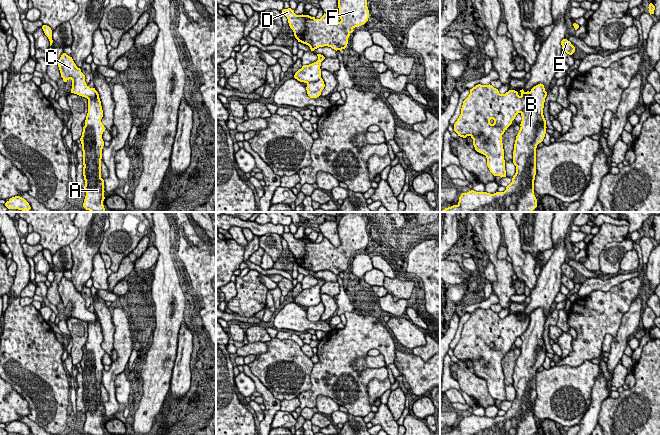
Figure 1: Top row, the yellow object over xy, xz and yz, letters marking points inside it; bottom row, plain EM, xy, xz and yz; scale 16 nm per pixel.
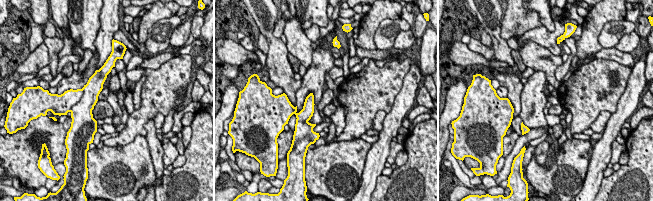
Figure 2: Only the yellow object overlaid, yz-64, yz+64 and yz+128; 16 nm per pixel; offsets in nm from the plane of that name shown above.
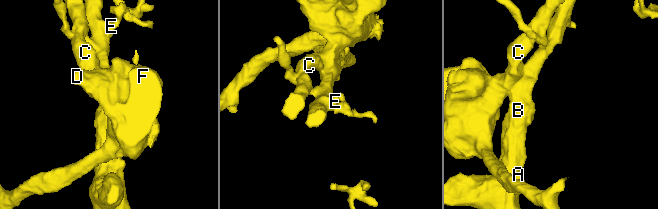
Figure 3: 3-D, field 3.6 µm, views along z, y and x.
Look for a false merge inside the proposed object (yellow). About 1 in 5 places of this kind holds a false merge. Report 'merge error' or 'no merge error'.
no merge error

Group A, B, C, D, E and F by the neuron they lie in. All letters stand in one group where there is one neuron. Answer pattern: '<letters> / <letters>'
A B C D E F

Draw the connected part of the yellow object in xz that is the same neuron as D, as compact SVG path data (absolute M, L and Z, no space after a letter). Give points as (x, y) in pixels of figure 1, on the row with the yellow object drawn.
M338 0L340 22L334 22L327 14L320 19L309 15L296 15L291 8L283 9L282 13L287 17L290 28L294 32L298 42L306 44L311 51L319 47L328 46L334 50L342 50L347 47L348 38L355 27L365 24L369 18L367 0Z

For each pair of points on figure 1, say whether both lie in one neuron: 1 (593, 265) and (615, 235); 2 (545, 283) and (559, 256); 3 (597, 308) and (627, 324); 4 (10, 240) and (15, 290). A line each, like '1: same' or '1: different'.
1: same
2: same
3: different
4: same

